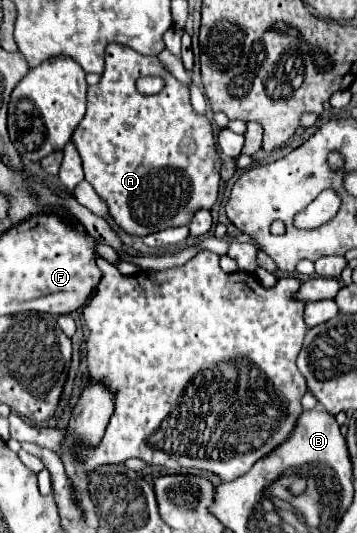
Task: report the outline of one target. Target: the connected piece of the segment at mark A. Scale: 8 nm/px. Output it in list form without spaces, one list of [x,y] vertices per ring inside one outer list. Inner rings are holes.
[[[109,44],[105,52],[105,72],[101,82],[87,90],[87,112],[73,132],[71,142],[83,160],[85,180],[109,204],[113,220],[131,236],[147,236],[163,228],[187,226],[197,210],[211,210],[217,202],[221,156],[215,148],[211,122],[193,110],[189,90],[159,64],[157,56],[139,56],[139,52],[131,48]],[[141,76],[159,76],[165,88],[153,96],[139,94],[135,82]]]

